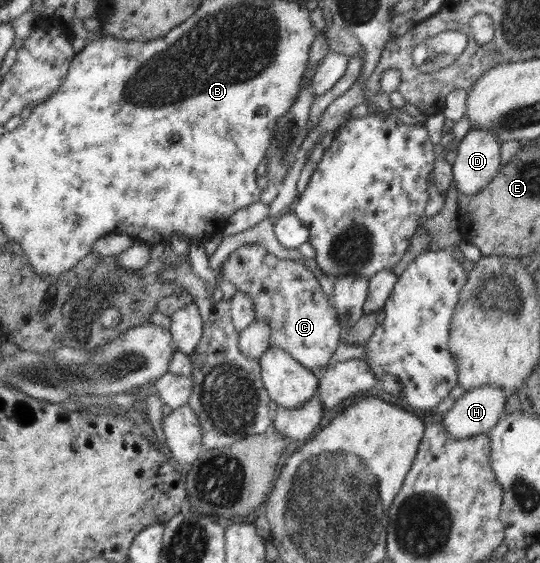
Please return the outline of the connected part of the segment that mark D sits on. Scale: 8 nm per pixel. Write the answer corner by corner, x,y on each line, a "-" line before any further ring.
470,129
458,145
452,165
459,196
474,196
498,174
501,163
499,139
489,131

